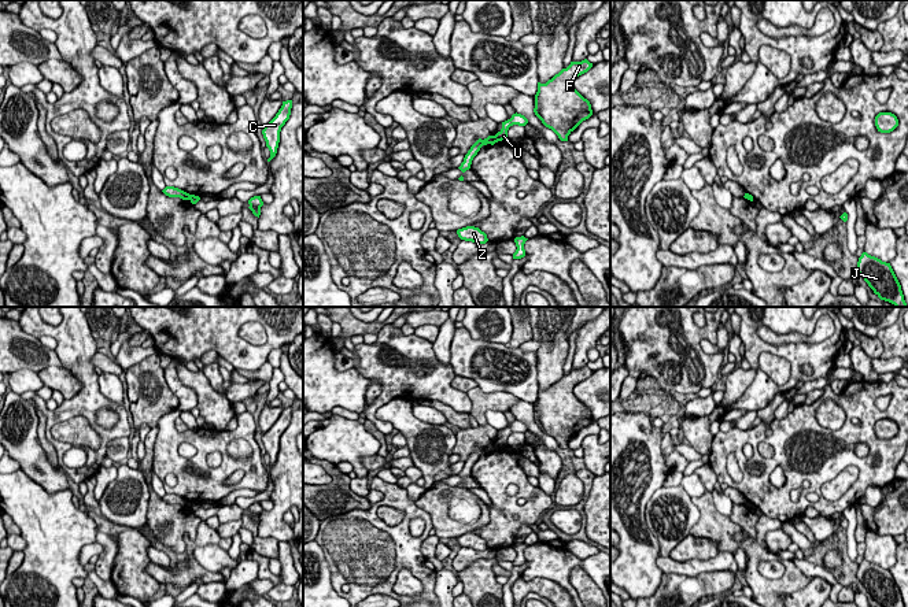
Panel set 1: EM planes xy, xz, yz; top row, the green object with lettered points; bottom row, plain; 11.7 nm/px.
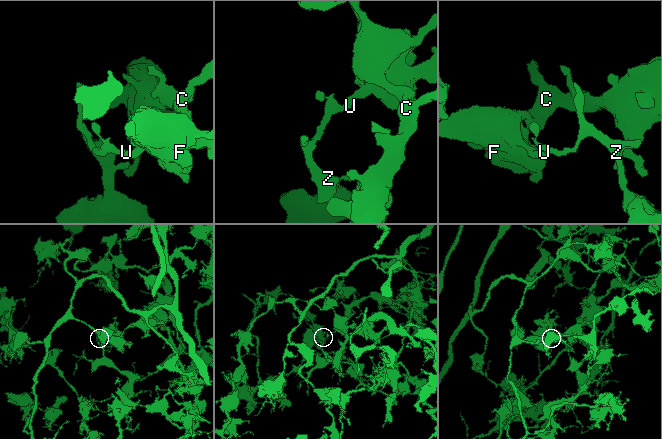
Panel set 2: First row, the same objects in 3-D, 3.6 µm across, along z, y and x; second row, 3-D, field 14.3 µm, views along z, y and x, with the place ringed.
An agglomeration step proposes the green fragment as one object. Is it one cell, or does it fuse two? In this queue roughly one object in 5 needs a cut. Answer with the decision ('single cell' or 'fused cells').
fused cells

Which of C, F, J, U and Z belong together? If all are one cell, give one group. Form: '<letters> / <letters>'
C F U / J Z

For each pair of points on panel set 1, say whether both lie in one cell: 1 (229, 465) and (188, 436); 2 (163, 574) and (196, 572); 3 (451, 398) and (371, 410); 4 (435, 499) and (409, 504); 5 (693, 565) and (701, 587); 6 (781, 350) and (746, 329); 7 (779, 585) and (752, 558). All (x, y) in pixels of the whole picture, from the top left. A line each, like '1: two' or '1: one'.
1: one
2: one
3: one
4: two
5: two
6: one
7: one

